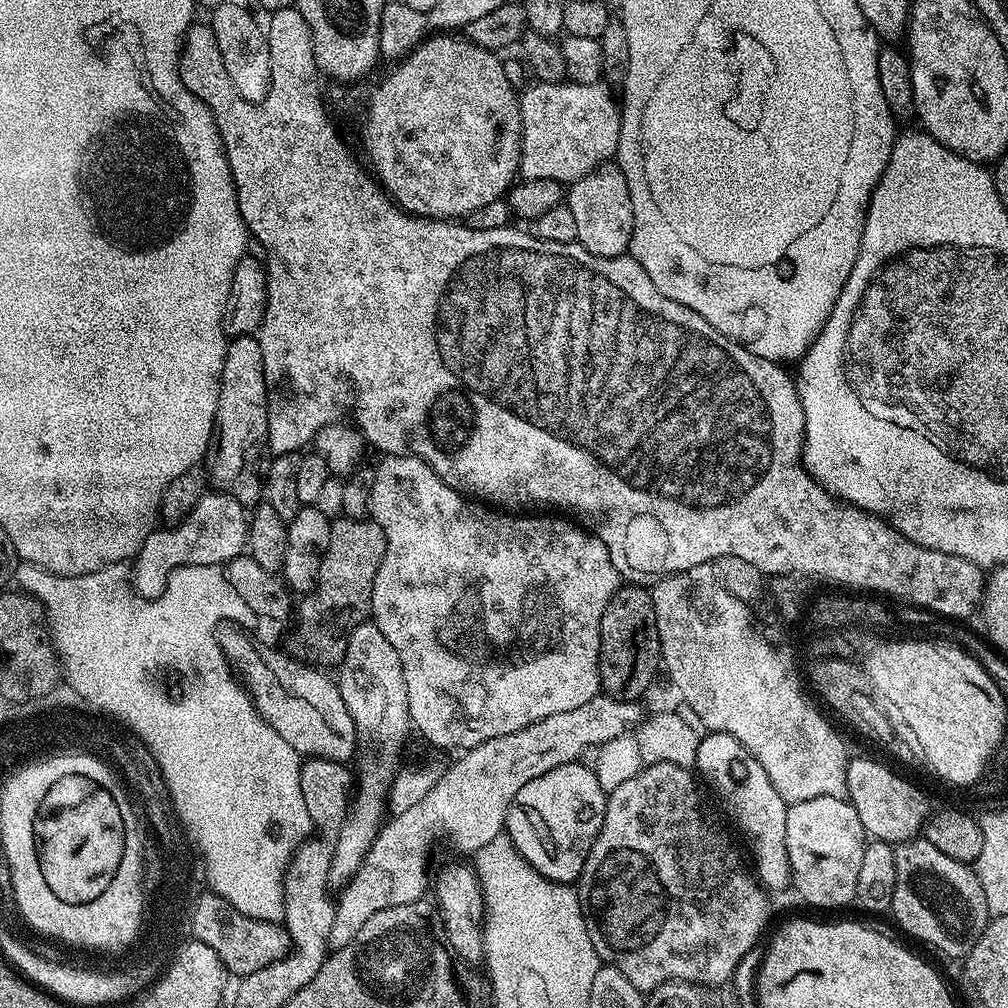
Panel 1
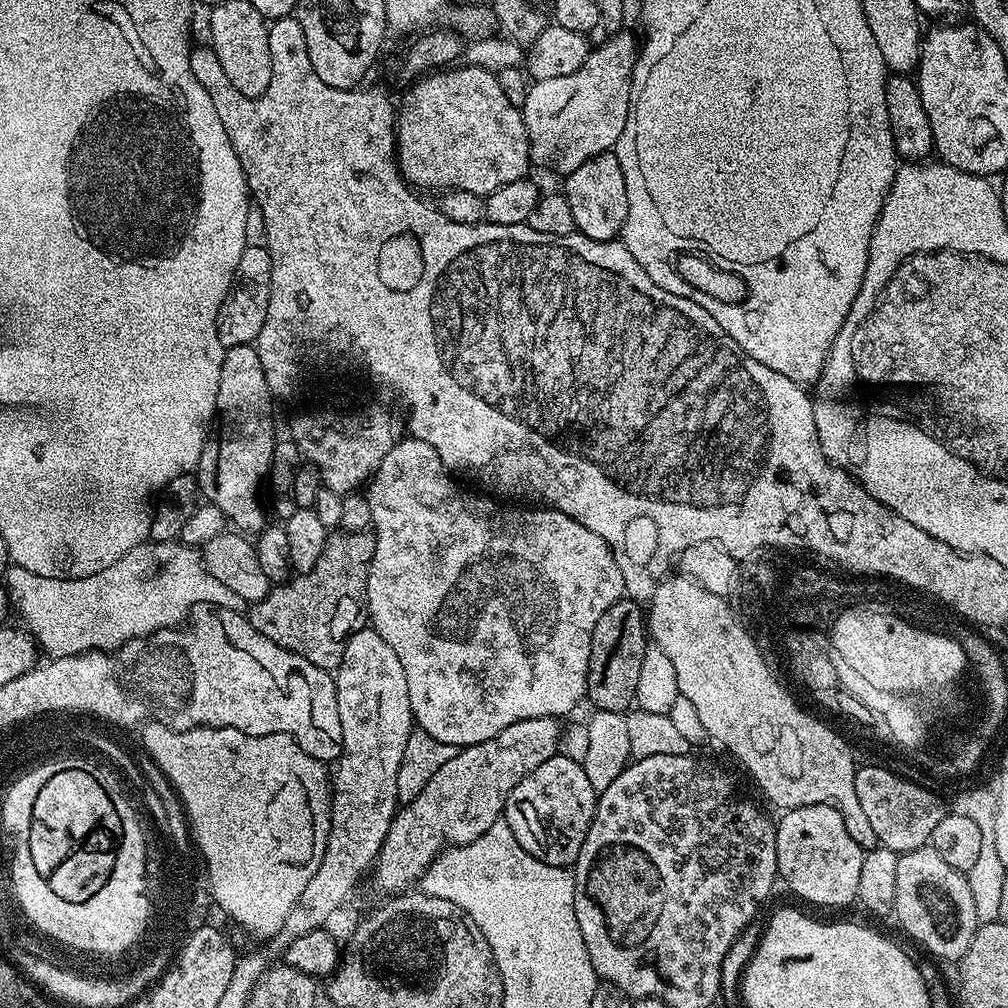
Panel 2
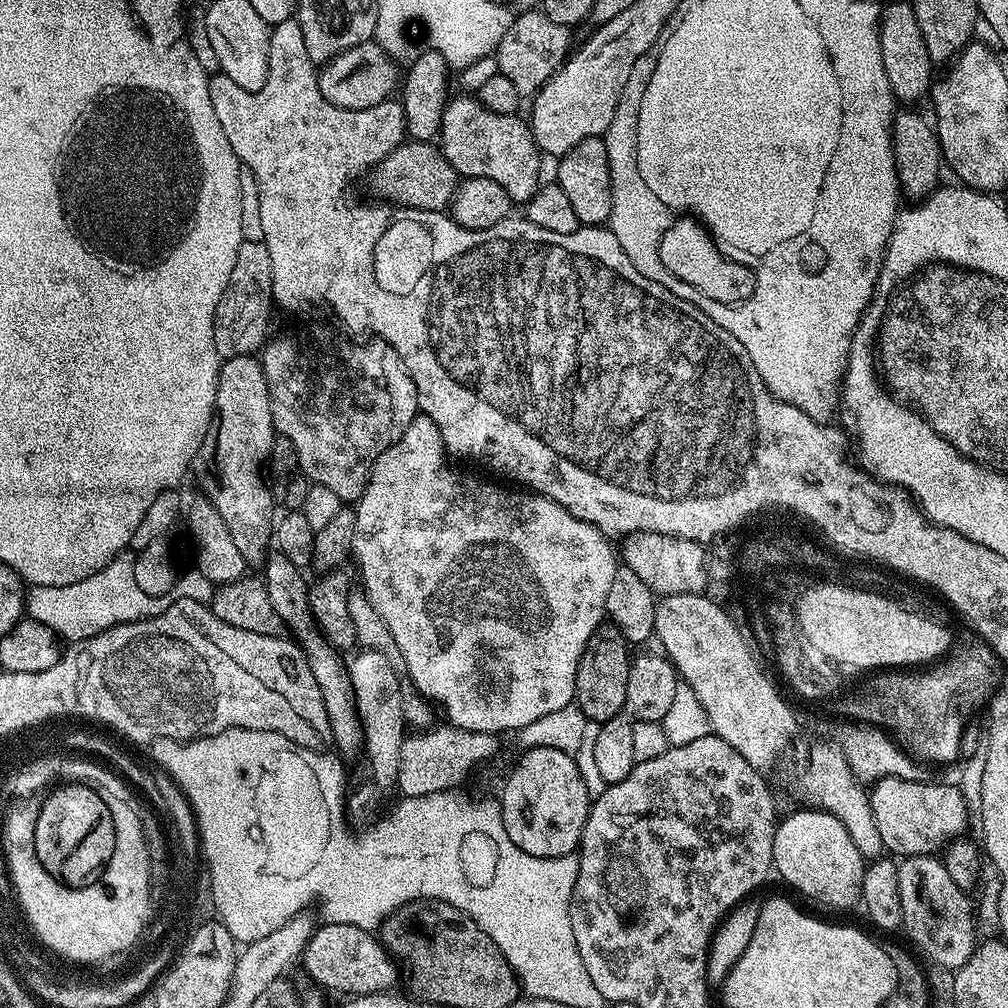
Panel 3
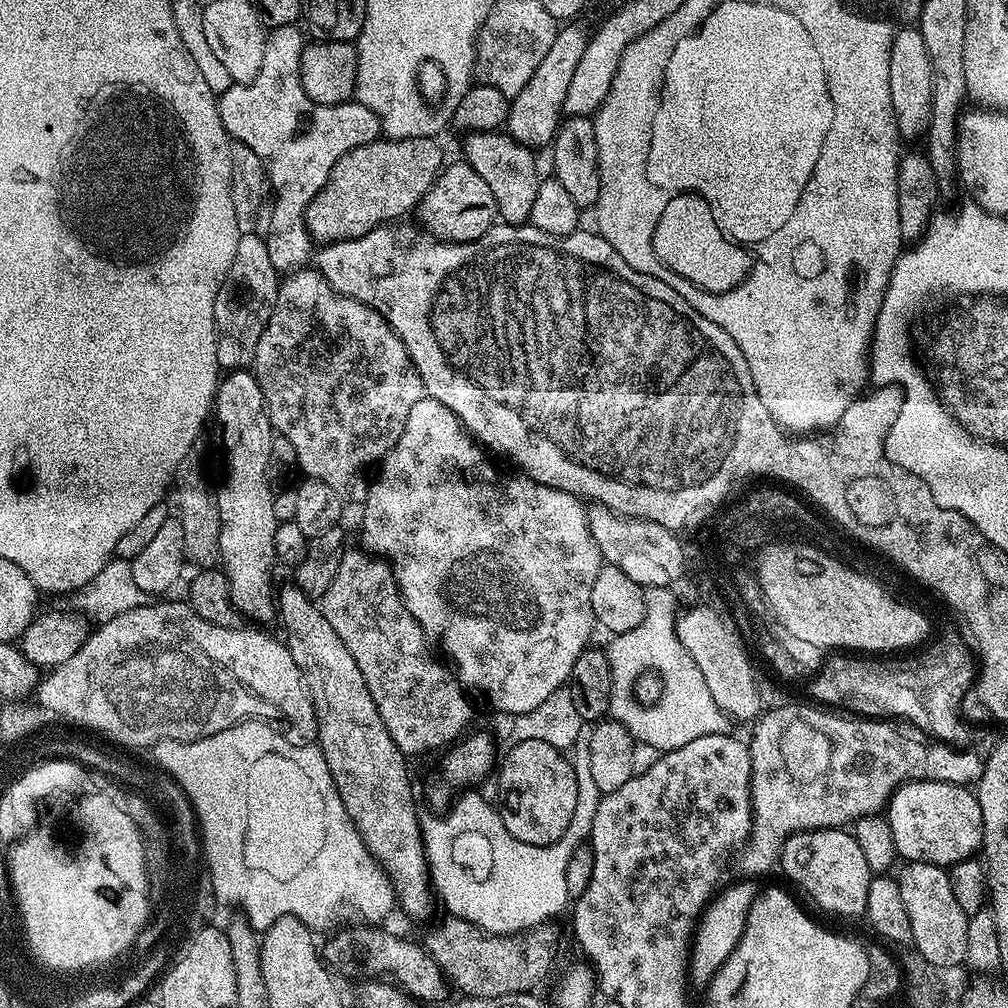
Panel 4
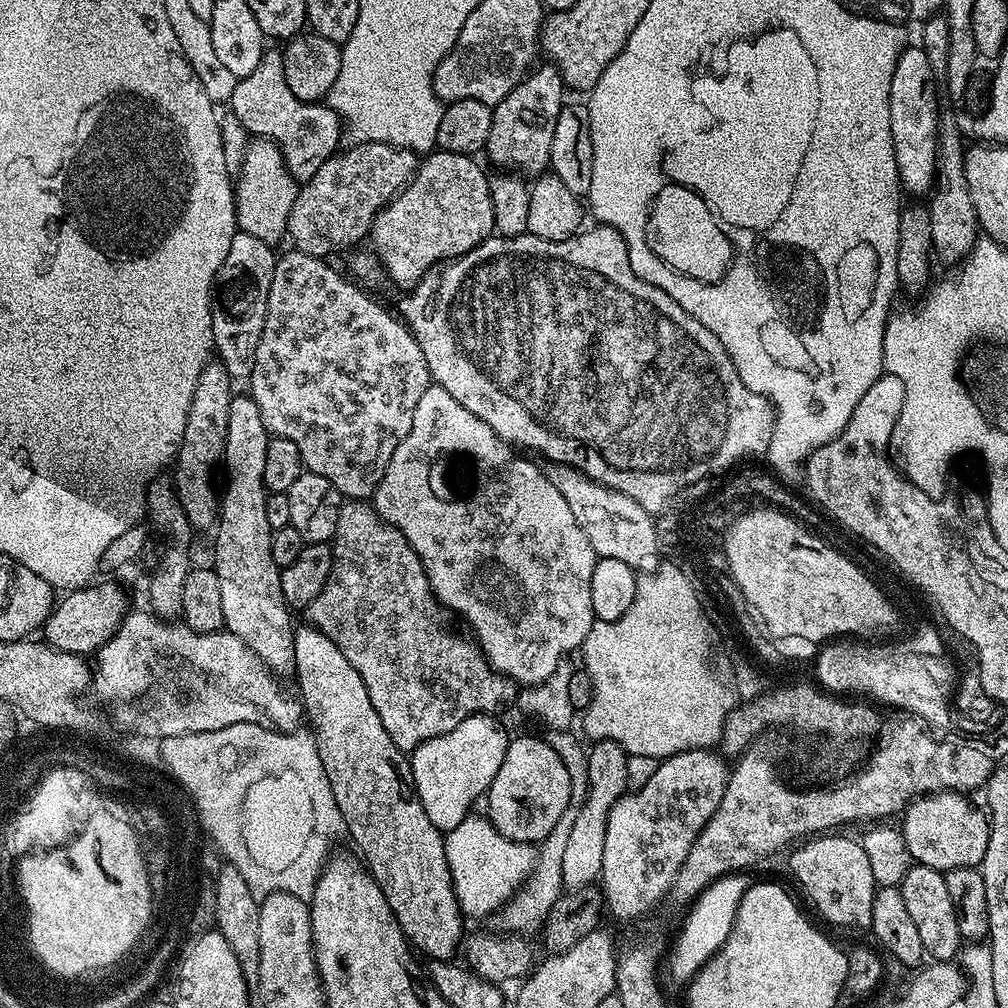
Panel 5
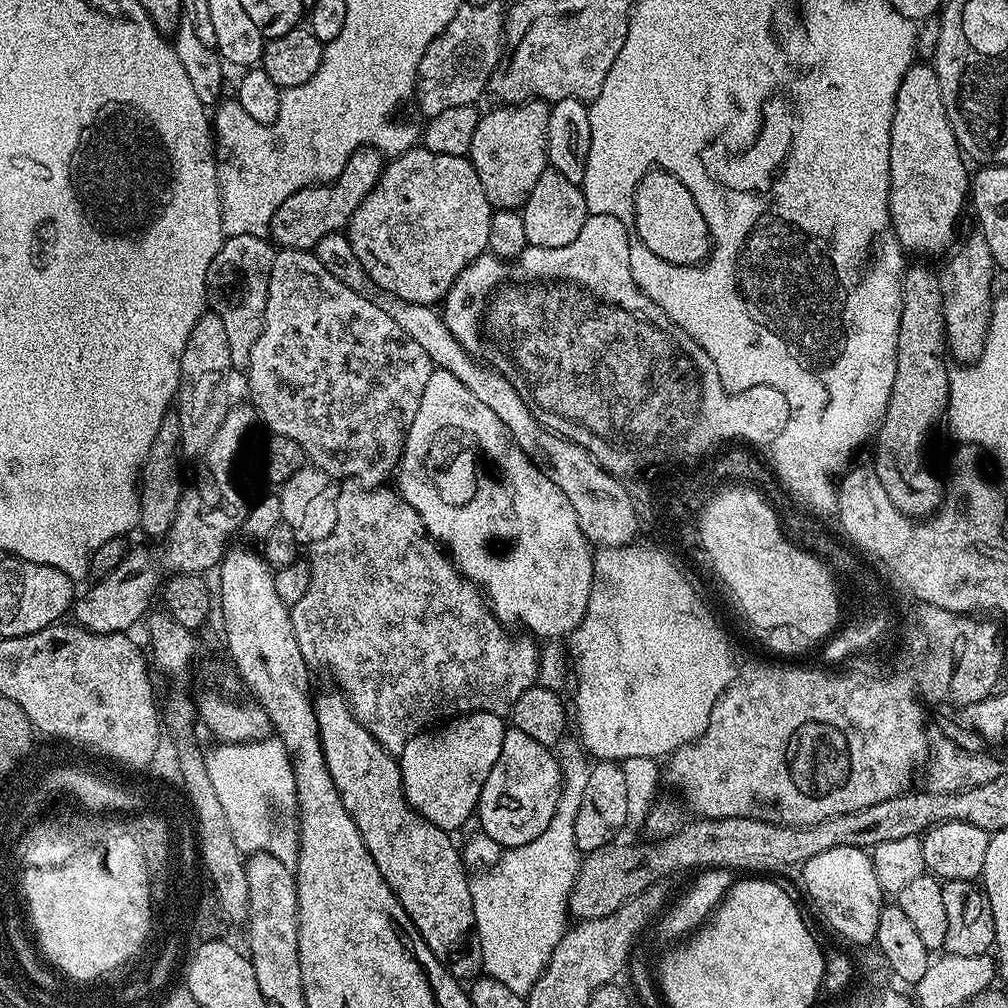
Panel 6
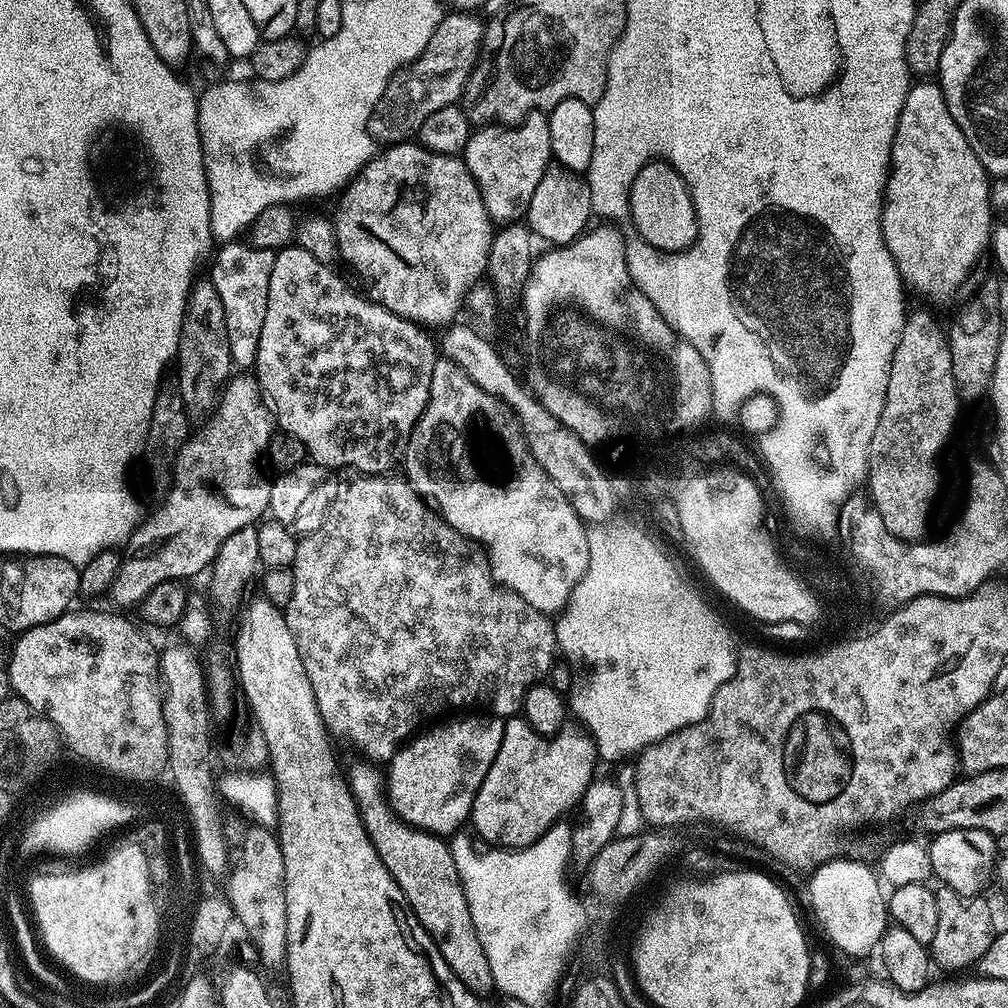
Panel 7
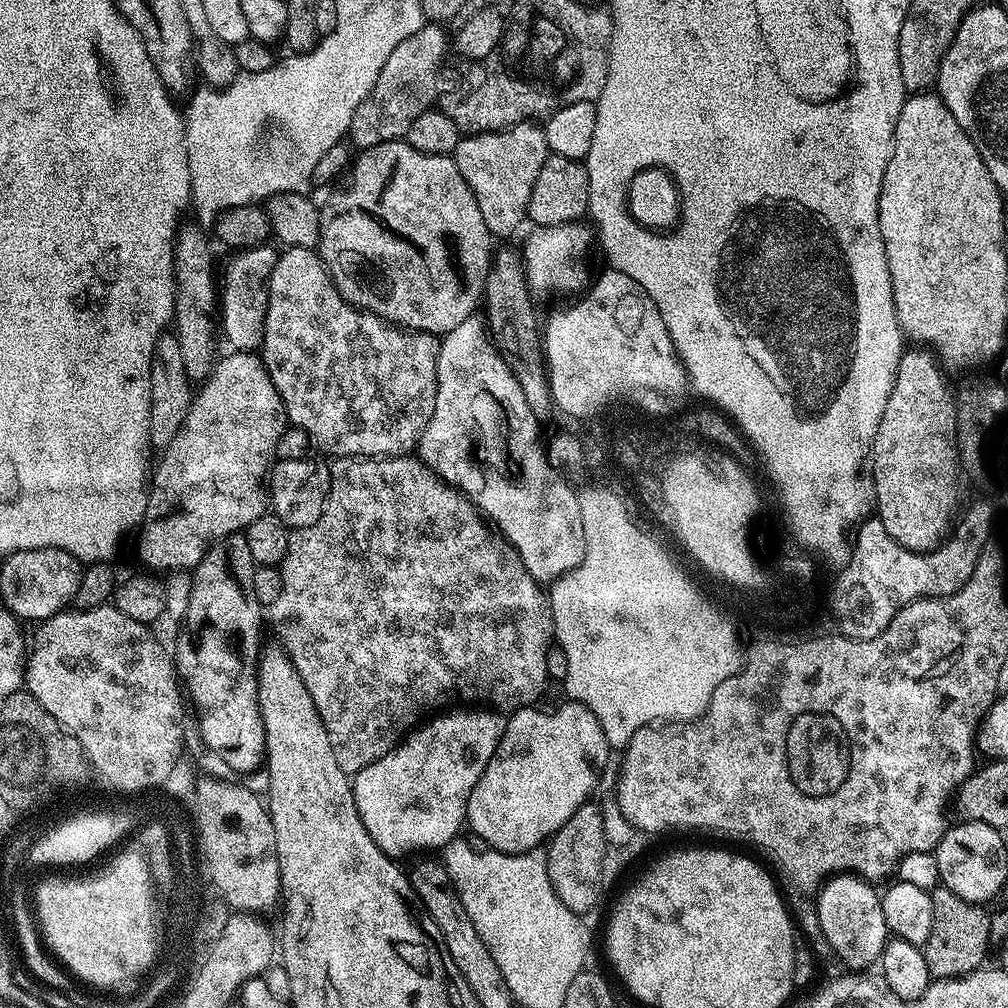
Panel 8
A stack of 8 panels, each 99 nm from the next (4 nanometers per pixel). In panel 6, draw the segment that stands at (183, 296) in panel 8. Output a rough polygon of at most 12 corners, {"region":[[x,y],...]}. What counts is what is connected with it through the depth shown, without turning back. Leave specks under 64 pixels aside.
{"region":[[222,318],[190,330],[174,411],[180,450],[203,457],[230,407]]}

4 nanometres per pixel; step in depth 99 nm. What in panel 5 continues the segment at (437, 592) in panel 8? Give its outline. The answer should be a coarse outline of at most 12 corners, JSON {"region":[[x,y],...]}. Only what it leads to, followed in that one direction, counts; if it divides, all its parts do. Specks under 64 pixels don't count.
{"region":[[341,503],[311,627],[411,754],[516,681],[444,625],[418,554]]}

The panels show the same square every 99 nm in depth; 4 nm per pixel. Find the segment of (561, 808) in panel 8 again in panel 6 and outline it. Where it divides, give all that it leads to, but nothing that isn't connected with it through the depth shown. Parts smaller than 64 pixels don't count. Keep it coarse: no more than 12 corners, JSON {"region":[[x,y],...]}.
{"region":[[509,727],[478,805],[504,850],[550,826],[555,755]]}

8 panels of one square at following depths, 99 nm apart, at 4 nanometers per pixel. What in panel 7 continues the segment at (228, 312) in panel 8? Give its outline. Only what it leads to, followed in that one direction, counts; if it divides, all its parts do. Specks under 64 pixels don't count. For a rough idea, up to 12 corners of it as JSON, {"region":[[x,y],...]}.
{"region":[[228,242],[210,279],[232,363],[255,365],[276,252]]}

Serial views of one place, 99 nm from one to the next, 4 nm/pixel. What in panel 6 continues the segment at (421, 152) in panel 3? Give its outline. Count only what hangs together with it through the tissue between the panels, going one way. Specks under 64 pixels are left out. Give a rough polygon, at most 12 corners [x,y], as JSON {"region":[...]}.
{"region":[[362,147],[338,178],[274,212],[269,237],[309,251],[344,232],[379,182],[383,152]]}

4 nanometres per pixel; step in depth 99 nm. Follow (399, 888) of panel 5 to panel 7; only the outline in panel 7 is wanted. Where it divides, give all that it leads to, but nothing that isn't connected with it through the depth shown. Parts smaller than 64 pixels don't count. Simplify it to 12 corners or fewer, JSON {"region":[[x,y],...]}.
{"region":[[381,773],[346,779],[374,850],[446,966],[496,992],[449,841],[405,824]]}

